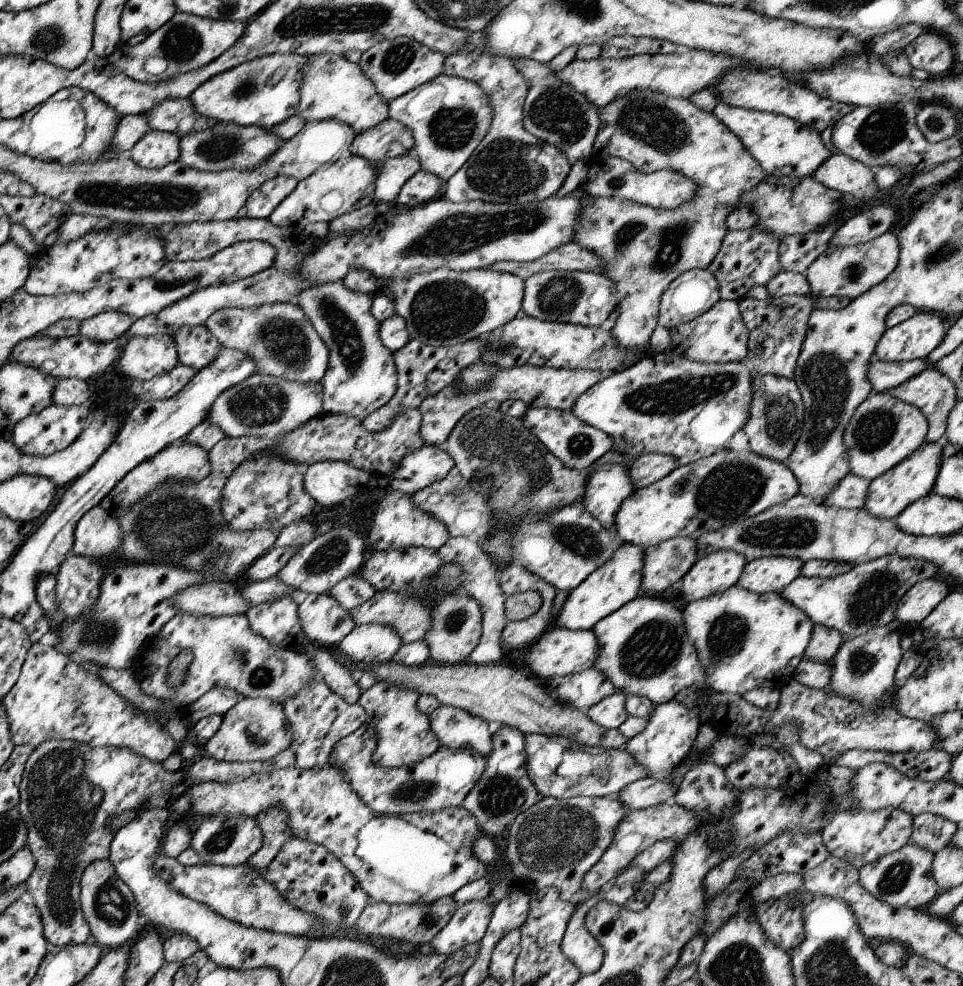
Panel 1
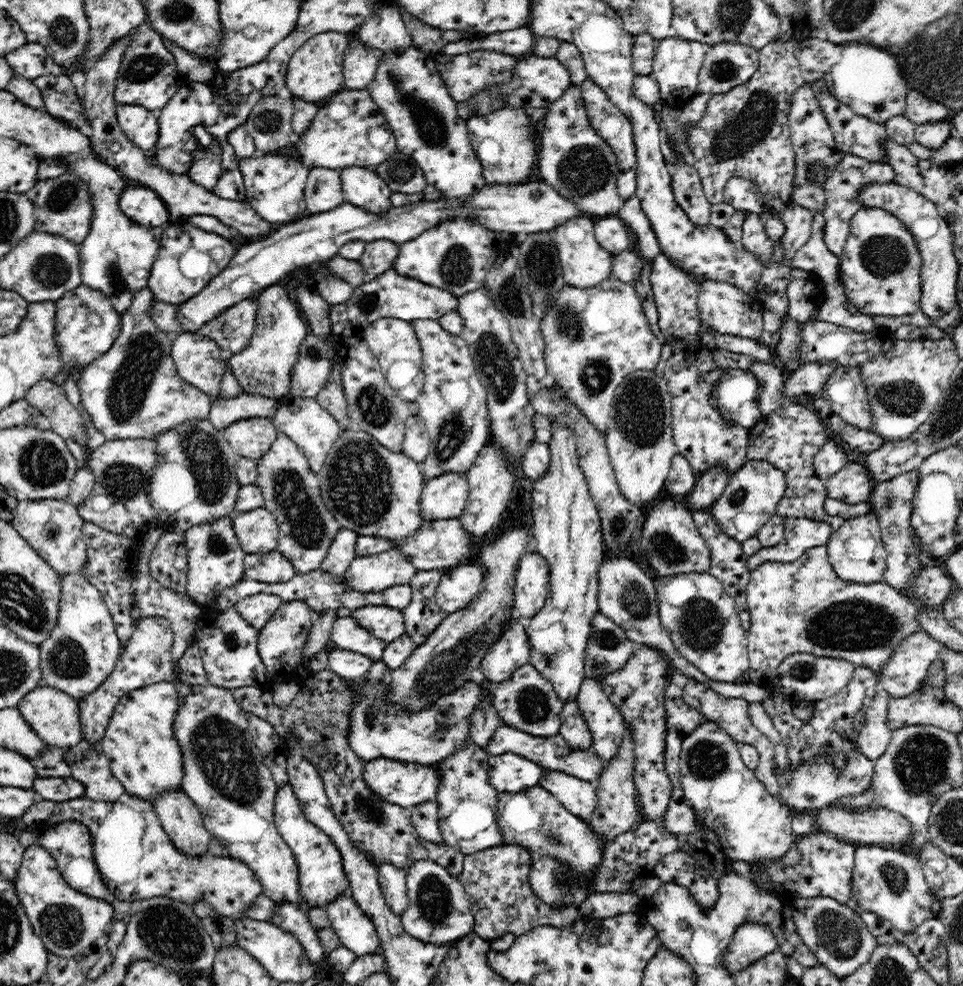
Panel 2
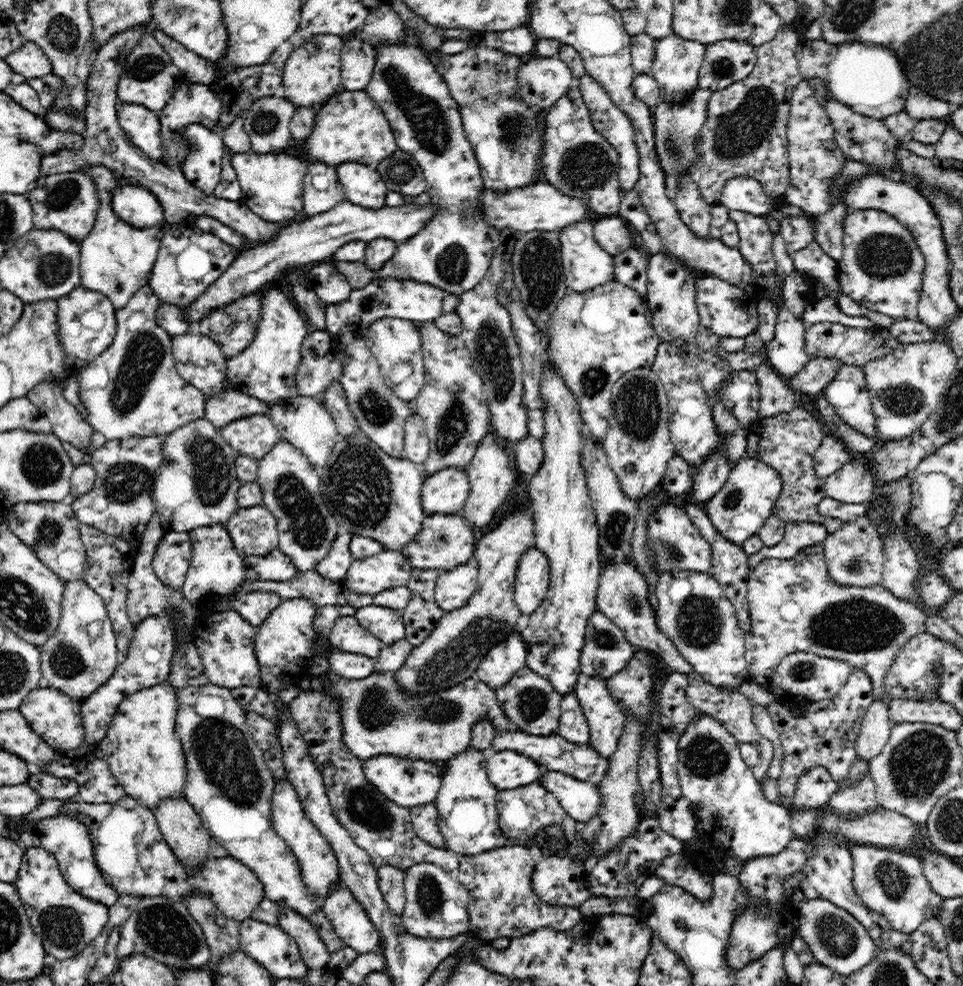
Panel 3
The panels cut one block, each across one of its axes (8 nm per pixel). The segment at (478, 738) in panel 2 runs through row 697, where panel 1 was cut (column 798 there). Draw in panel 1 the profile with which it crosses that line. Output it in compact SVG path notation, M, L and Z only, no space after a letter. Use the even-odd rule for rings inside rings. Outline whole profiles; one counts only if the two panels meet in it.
M728 449L676 467L662 480L634 490L617 510L614 527L623 543L653 547L671 538L696 539L702 532L728 528L798 493L799 482L786 462Z

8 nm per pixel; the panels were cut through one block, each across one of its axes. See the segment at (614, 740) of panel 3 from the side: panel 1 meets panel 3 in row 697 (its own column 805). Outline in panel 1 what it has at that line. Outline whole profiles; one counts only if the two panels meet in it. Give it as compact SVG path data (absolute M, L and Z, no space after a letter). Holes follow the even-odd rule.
M883 556L853 565L848 572L838 577L823 579L798 576L782 590L780 596L810 616L815 625L834 628L843 634L845 640L853 640L872 628L880 628L896 620L894 612L902 596L918 581L934 578L938 571L936 564L926 560Z

